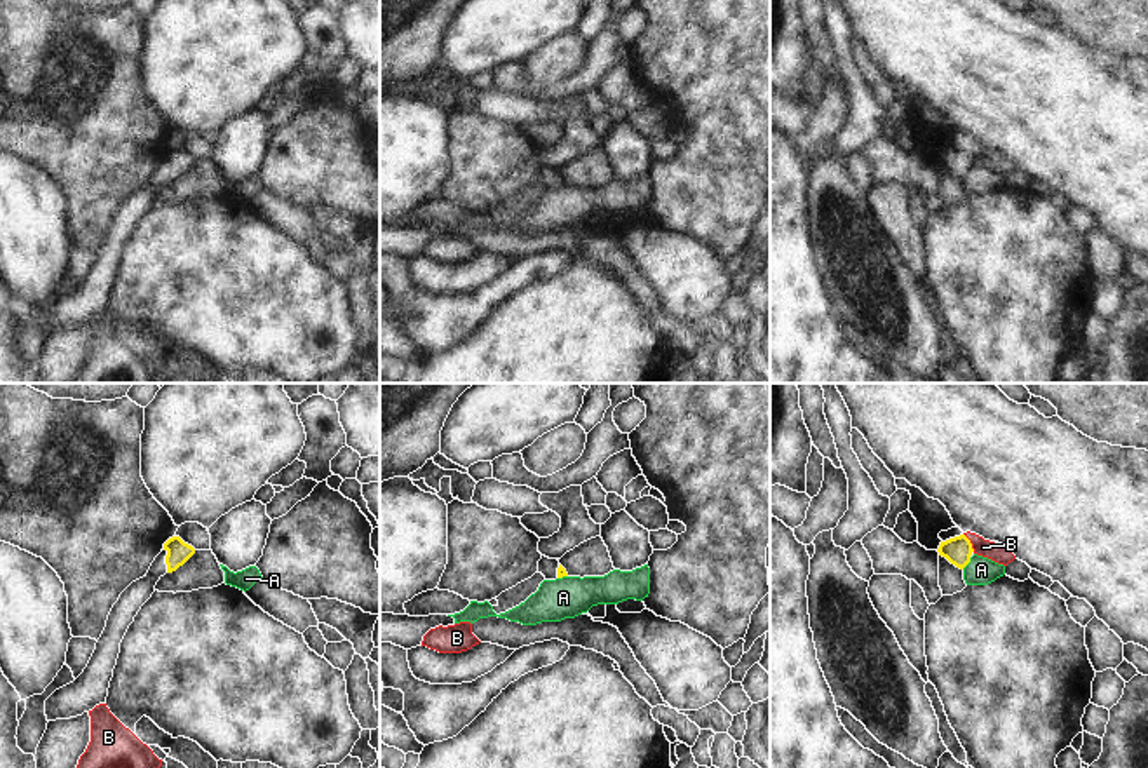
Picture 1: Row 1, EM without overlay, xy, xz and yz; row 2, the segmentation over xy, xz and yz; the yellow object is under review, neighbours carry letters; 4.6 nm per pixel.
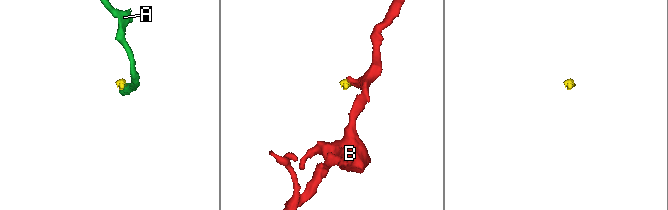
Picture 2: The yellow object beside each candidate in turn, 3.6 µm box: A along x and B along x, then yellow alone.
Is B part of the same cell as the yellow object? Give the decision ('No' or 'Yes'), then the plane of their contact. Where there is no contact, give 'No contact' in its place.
No. Touches yellow in yz.

